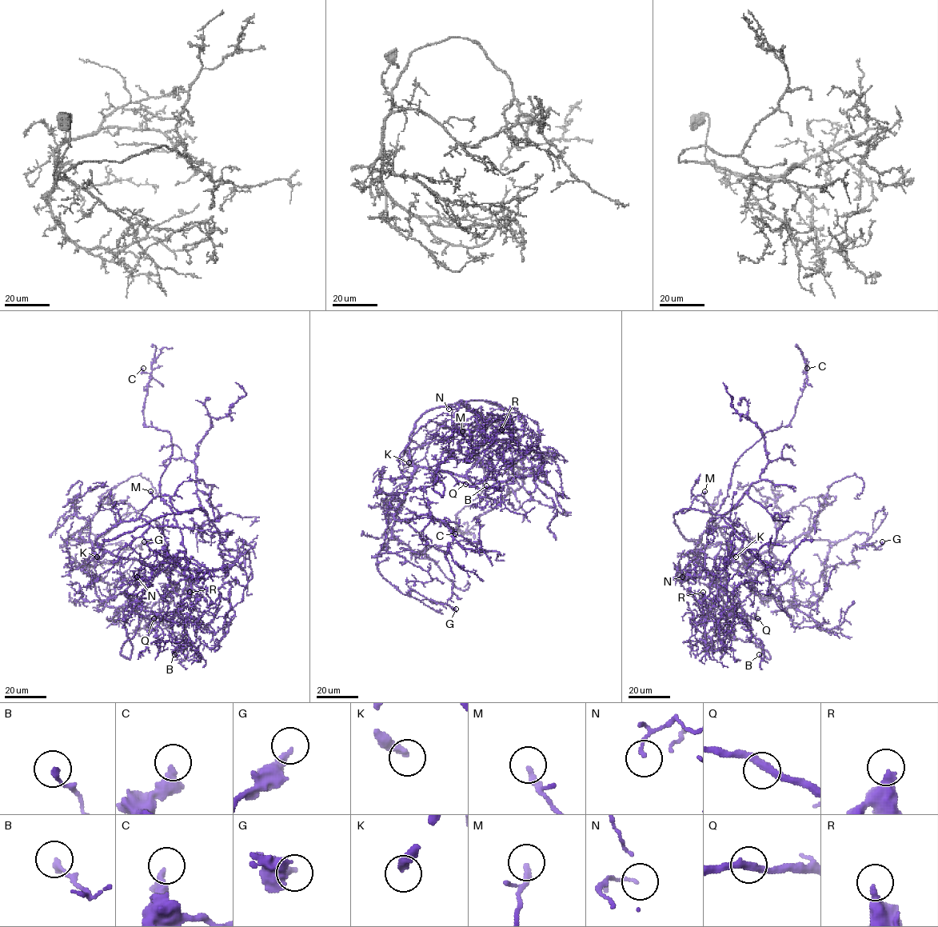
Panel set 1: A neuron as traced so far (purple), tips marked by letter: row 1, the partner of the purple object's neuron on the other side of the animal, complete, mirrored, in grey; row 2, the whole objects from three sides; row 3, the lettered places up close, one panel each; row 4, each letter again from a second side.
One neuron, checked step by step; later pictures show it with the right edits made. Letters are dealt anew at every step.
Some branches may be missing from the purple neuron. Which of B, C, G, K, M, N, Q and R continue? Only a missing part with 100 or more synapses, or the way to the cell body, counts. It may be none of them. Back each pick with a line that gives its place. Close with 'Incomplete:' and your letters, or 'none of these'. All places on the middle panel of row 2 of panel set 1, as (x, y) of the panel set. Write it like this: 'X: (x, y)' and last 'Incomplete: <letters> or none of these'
K: (409, 462)
Incomplete: K

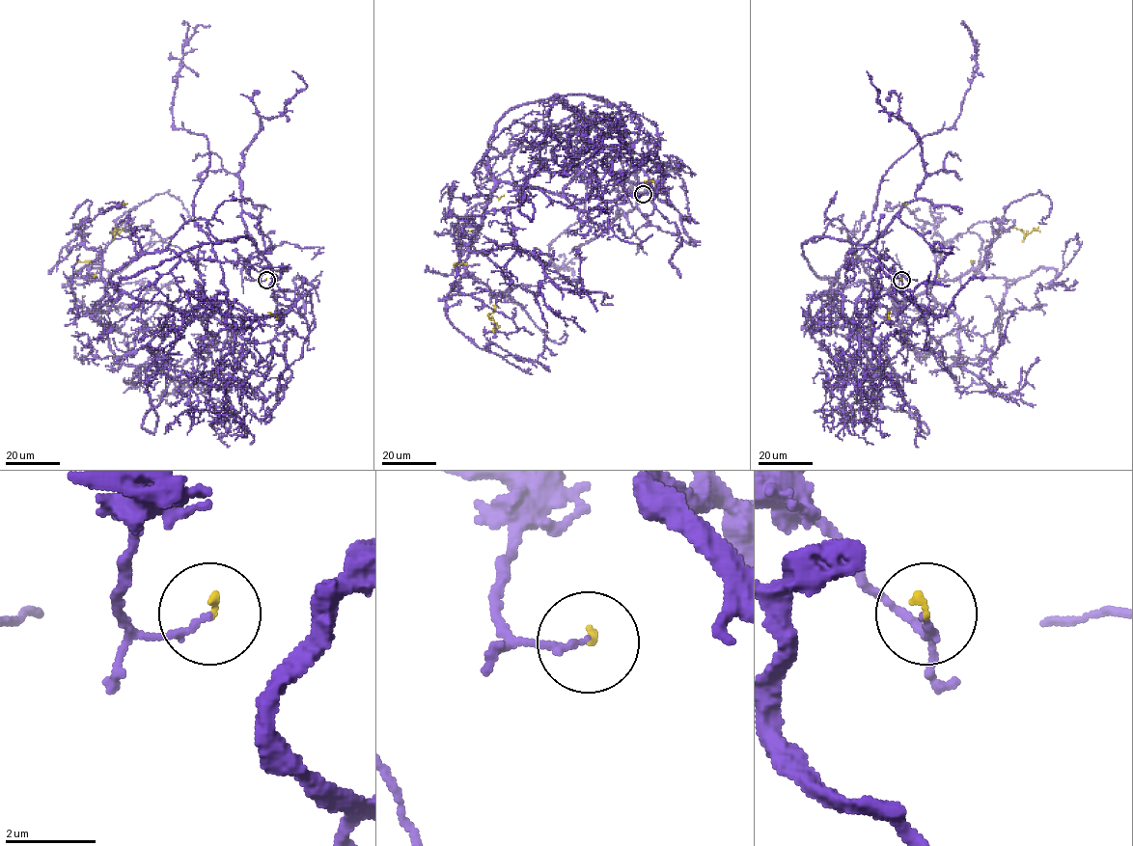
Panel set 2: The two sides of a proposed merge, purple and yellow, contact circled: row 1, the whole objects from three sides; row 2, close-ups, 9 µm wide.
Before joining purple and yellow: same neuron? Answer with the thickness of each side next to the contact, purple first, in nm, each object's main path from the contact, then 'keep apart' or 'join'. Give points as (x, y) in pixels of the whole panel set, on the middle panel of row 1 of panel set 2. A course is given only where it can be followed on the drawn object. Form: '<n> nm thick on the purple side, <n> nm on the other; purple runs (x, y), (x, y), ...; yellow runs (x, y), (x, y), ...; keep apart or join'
140 nm thick on the purple side, 110 nm on the other; purple runs (642, 194), (610, 148), (542, 145), (600, 106), (617, 108), (631, 159), (615, 217), (681, 168), (669, 158); yellow runs (642, 194), (503, 195), (471, 231), (466, 263), (489, 318), (488, 314), (495, 307), (493, 305); keep apart

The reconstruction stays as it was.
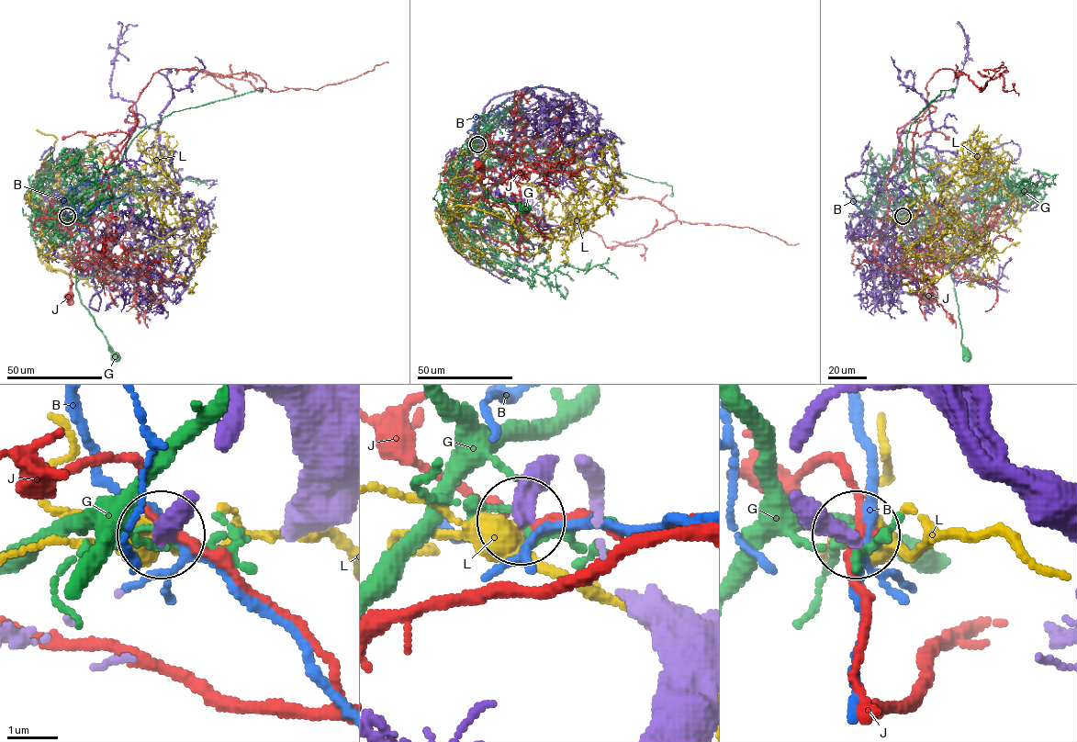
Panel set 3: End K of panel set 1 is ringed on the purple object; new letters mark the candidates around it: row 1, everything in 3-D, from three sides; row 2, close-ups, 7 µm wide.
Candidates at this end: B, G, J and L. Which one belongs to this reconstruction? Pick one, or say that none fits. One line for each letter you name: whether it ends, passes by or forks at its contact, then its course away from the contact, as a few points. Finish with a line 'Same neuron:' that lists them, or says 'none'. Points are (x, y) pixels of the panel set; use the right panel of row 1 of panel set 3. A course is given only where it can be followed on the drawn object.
Same neuron: none

